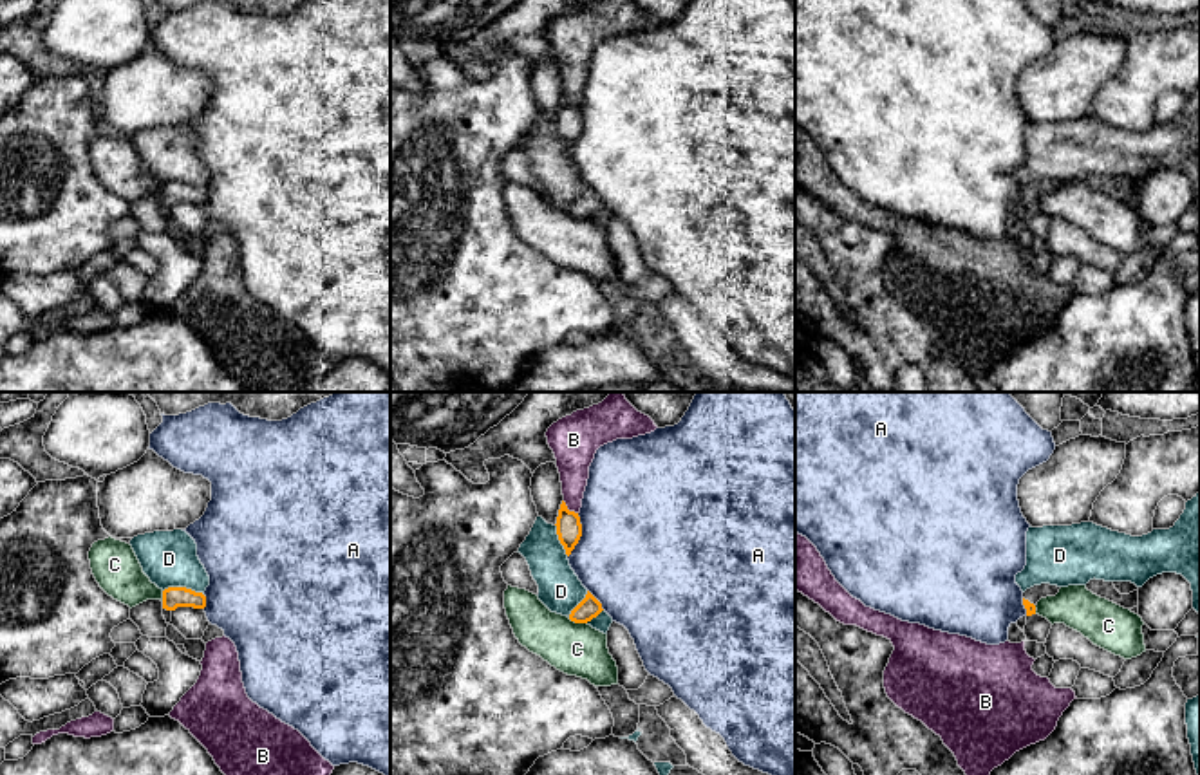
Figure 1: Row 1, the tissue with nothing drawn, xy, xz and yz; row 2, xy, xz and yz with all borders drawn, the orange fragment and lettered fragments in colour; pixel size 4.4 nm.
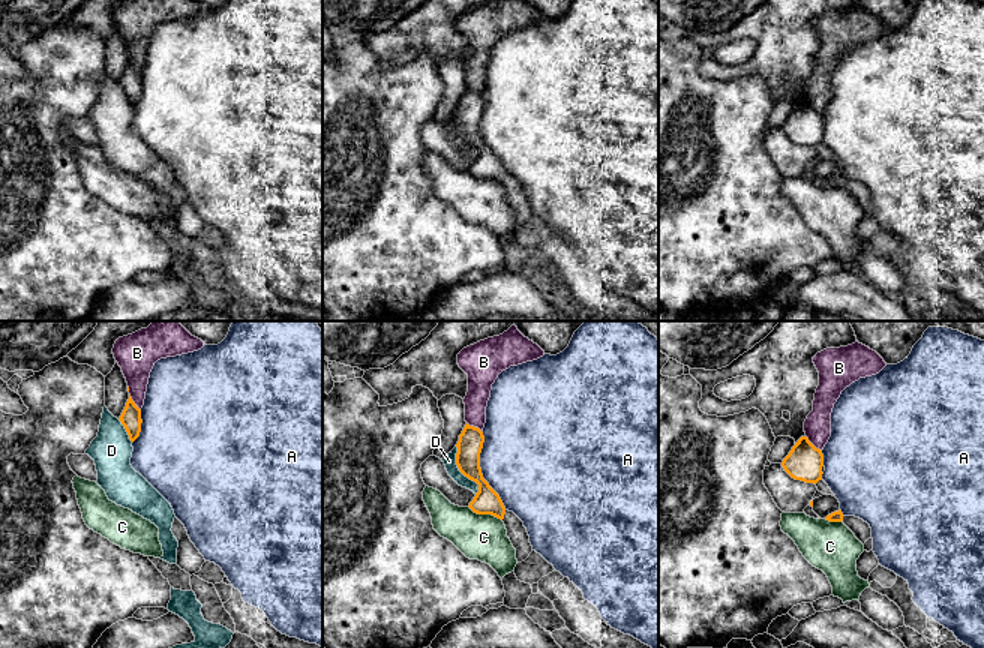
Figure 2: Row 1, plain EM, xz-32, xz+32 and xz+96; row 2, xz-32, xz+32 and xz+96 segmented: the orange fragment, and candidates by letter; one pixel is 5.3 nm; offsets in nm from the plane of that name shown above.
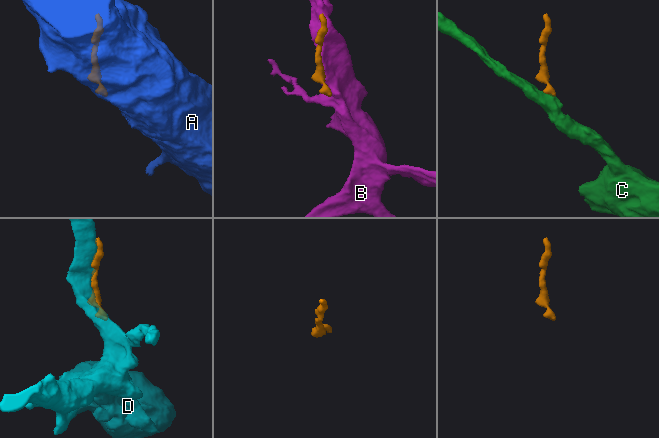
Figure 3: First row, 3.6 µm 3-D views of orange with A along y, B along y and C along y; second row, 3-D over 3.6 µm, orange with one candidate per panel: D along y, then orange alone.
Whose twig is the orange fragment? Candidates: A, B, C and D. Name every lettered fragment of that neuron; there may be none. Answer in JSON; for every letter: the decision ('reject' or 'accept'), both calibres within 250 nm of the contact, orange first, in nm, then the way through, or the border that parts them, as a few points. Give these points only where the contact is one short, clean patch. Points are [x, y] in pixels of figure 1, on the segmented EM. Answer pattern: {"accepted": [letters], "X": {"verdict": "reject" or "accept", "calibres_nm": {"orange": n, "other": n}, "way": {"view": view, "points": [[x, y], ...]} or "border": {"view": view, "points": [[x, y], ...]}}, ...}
{"accepted": [], "A": {"verdict": "reject", "calibres_nm": {"orange": 110, "other": 500}}, "B": {"verdict": "reject", "calibres_nm": {"orange": 110, "other": 170}}, "C": {"verdict": "reject", "calibres_nm": {"orange": 100, "other": 240}, "border": {"view": "xz", "points": [[568, 618], [586, 624]]}}, "D": {"verdict": "reject", "calibres_nm": {"orange": 100, "other": 240}}}

